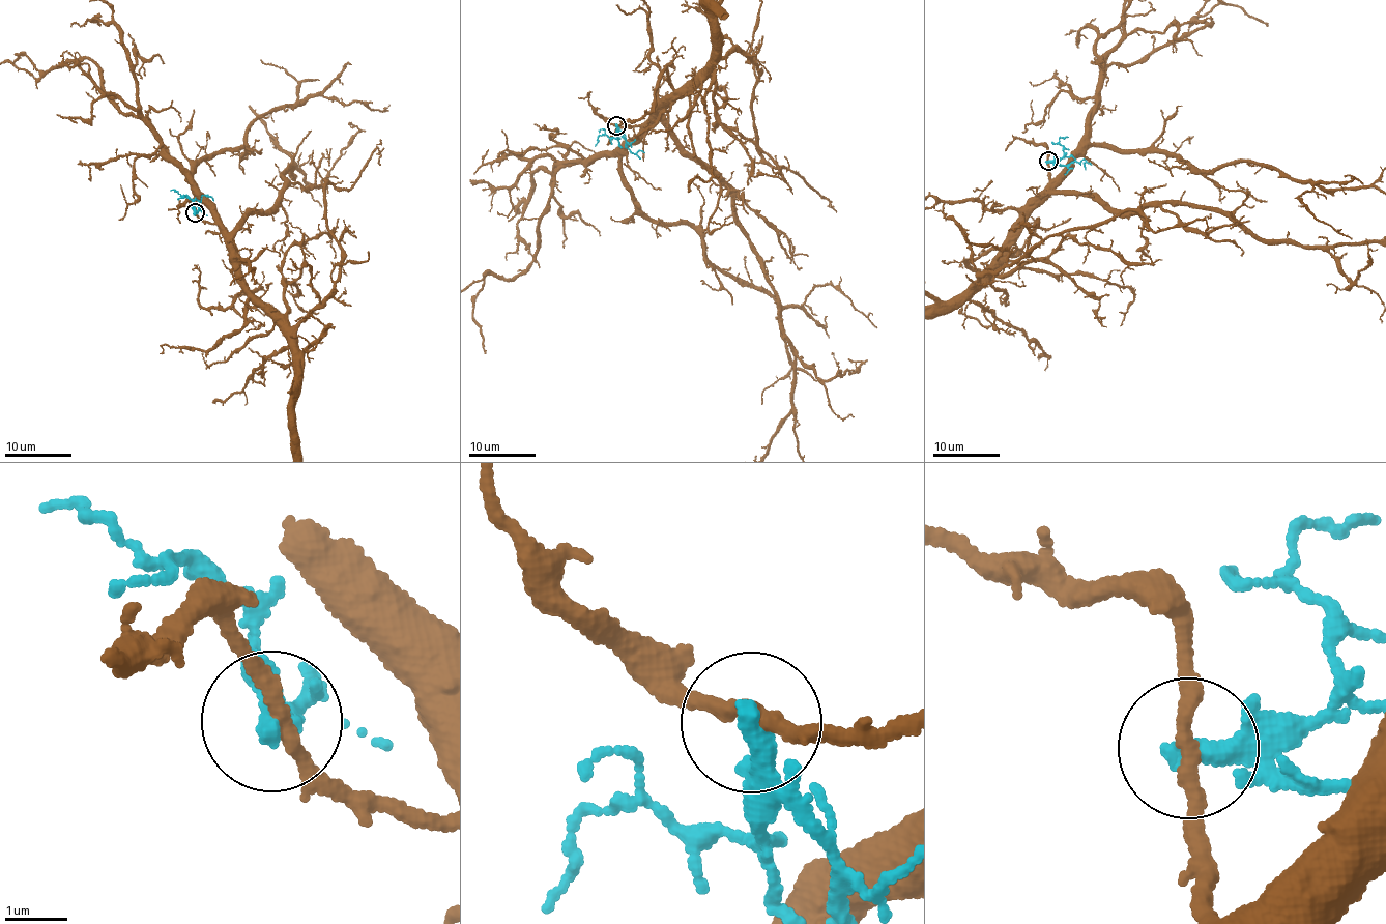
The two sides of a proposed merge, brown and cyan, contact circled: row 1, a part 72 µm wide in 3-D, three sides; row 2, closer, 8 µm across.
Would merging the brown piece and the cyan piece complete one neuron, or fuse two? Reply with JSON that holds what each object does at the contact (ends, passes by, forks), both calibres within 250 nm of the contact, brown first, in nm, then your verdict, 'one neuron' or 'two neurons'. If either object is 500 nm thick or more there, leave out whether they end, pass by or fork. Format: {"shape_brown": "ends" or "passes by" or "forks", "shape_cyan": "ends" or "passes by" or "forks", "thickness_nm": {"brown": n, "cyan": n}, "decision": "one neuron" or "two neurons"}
{"shape_brown": "passes by", "shape_cyan": "ends", "thickness_nm": {"brown": 240, "cyan": 400}, "decision": "two neurons"}

